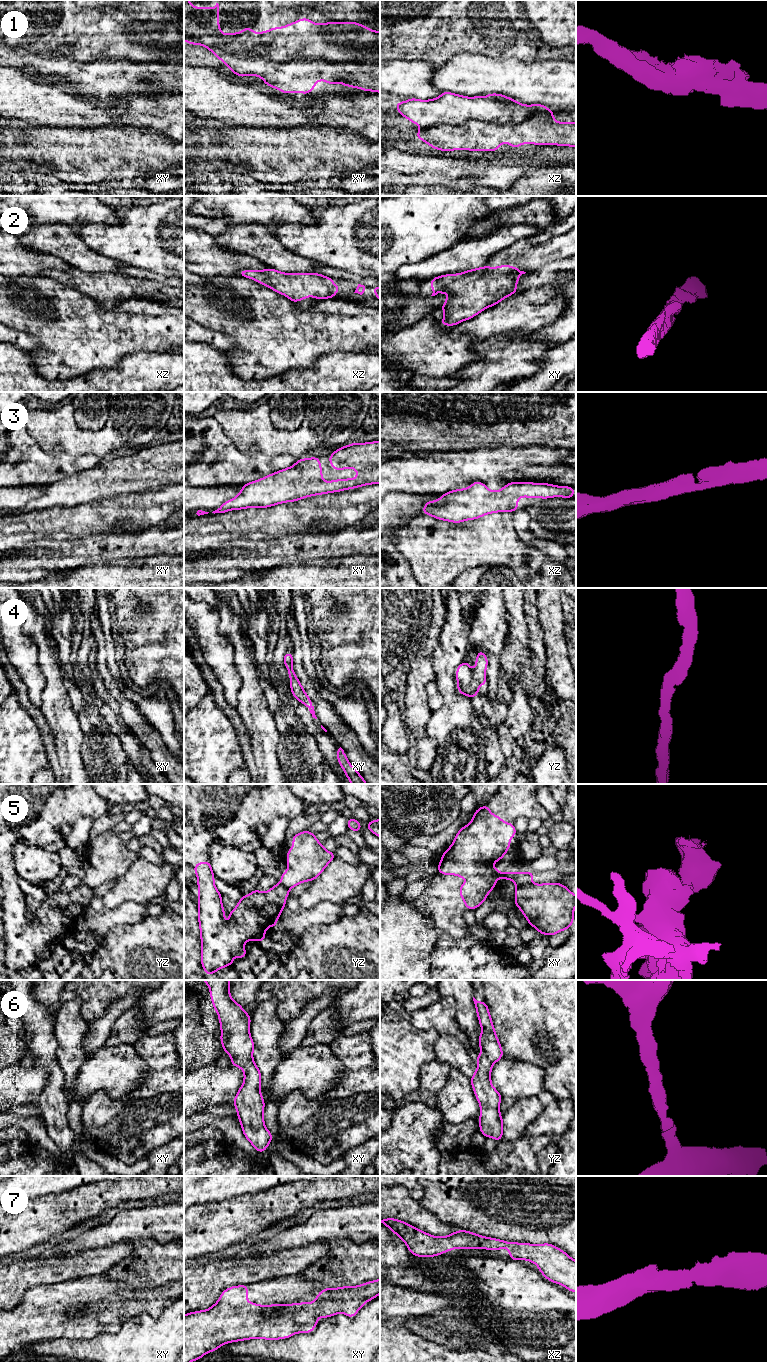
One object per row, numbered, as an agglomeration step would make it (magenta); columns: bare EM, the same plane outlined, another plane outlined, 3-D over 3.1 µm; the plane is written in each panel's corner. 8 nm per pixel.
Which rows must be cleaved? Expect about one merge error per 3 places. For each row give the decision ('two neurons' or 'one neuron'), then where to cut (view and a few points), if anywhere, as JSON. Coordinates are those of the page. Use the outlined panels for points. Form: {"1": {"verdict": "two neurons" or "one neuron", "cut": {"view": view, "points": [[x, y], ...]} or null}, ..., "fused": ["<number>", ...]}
{"1": {"verdict": "two neurons", "cut": {"view": "xy", "points": [[206, 46], [230, 53], [267, 46], [274, 60], [379, 63]]}}, "2": {"verdict": "one neuron", "cut": null}, "3": {"verdict": "one neuron", "cut": null}, "4": {"verdict": "one neuron", "cut": null}, "5": {"verdict": "two neurons", "cut": {"view": "xy", "points": [[528, 882], [517, 886]]}}, "6": {"verdict": "one neuron", "cut": null}, "7": {"verdict": "one neuron", "cut": null}, "fused": ["1", "5"]}

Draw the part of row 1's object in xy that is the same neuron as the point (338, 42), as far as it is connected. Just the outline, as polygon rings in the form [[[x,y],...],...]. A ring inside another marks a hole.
[[[184,0],[184,34],[196,37],[200,44],[218,48],[233,54],[238,50],[253,50],[257,46],[268,46],[269,56],[274,61],[292,59],[323,59],[328,62],[380,63],[380,32],[368,29],[356,22],[328,22],[316,24],[308,18],[301,18],[280,28],[272,27],[264,32],[254,33],[250,26],[237,33],[222,34],[219,27],[219,4],[213,8],[196,8]]]

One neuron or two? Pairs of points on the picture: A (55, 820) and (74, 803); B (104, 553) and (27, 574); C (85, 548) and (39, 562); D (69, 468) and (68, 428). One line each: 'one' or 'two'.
A: one
B: one
C: one
D: two

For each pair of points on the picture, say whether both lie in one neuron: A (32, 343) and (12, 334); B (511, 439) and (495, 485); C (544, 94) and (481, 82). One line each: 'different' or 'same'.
A: same
B: different
C: same

